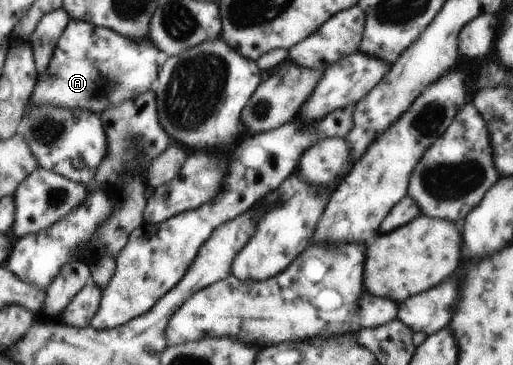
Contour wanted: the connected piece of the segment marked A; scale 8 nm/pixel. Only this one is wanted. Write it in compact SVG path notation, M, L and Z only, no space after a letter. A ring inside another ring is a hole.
M71 20L58 41L49 69L38 77L26 117L30 115L30 109L43 105L90 110L101 115L110 106L121 105L138 94L149 92L161 72L157 64L159 51L149 38L135 41L94 23Z

